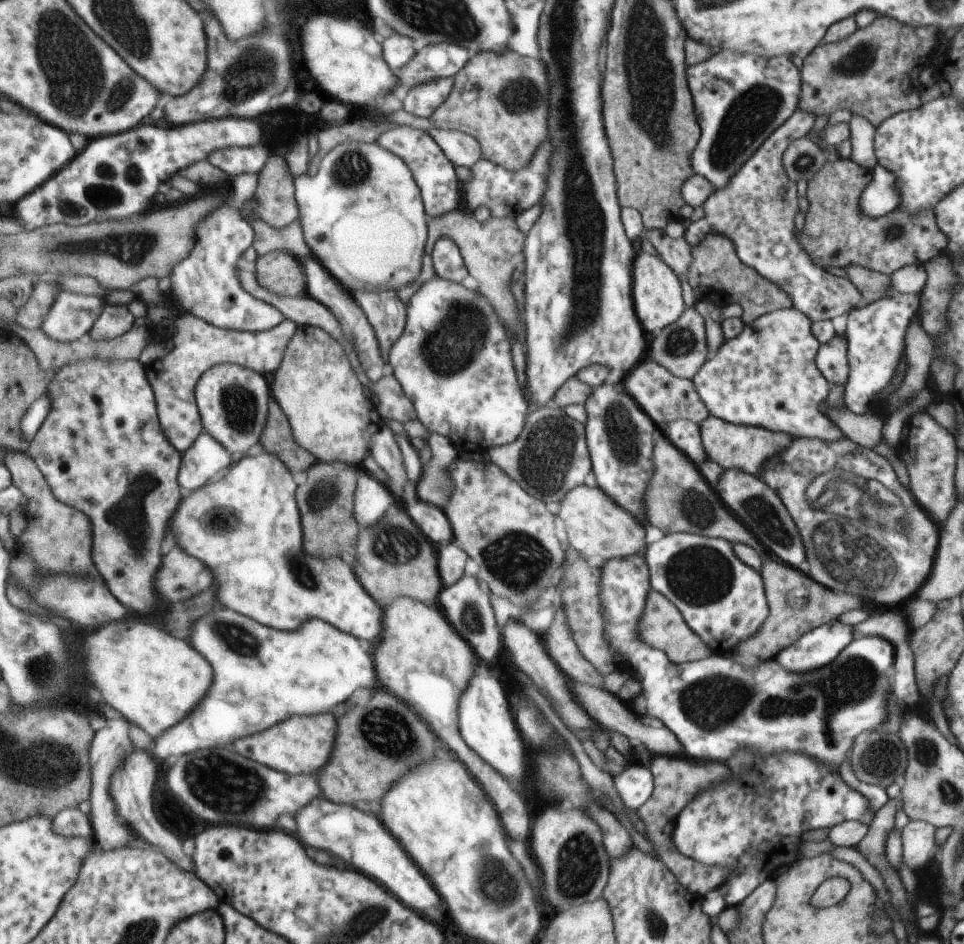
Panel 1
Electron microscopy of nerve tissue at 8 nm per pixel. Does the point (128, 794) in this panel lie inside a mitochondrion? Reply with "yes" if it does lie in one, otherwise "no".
no

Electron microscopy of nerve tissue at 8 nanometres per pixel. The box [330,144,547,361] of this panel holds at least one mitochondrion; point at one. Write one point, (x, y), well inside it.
(352, 170)

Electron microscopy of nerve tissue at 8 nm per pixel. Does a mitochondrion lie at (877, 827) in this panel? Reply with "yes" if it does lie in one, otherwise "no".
no

